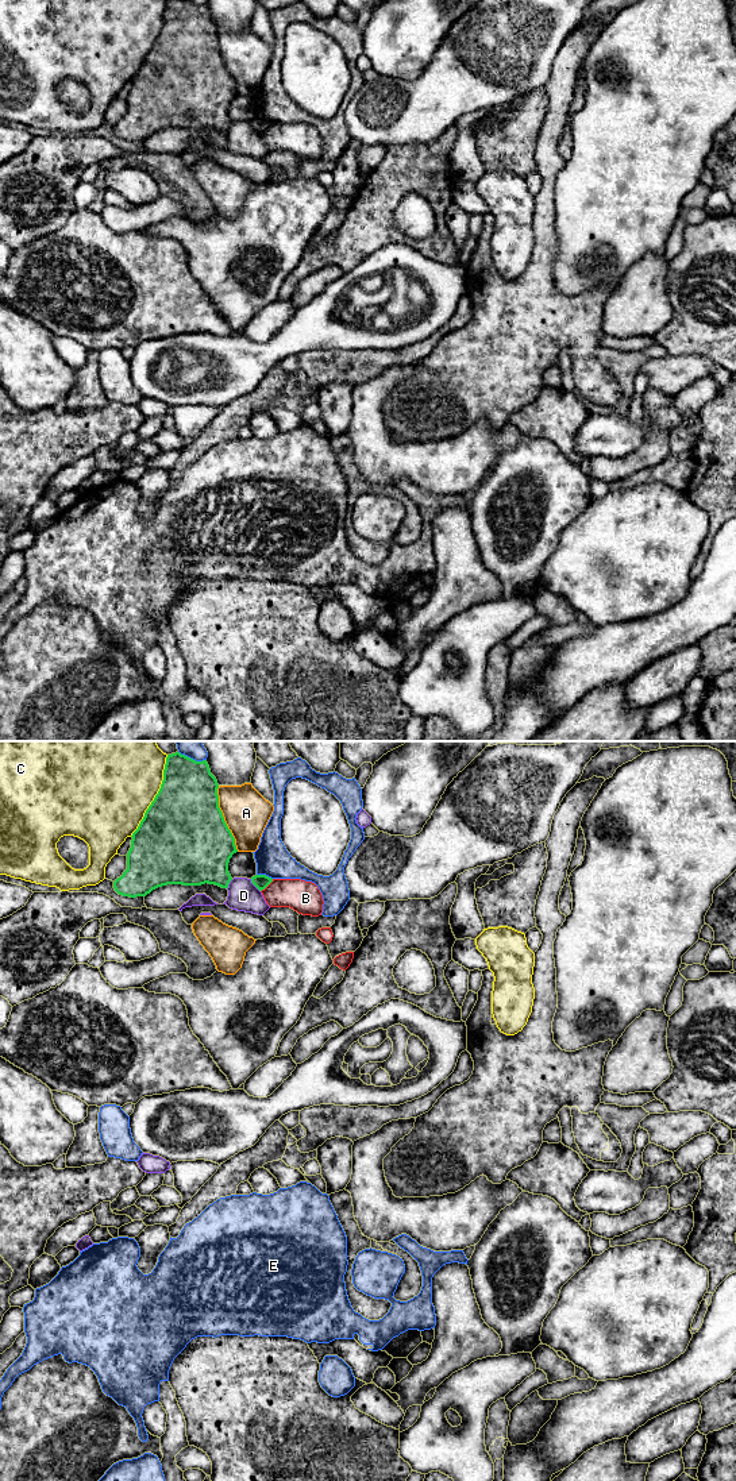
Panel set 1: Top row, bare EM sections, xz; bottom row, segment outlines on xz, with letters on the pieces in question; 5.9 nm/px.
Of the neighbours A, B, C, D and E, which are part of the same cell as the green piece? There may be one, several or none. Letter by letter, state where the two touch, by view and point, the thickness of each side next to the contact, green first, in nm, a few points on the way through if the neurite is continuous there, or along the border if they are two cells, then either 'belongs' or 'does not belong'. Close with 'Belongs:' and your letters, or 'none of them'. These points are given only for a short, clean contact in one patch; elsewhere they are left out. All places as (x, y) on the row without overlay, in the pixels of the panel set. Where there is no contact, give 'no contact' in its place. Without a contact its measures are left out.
A: contact xz (223, 62); calibres 500 and 280 nm; does not belong
B: contact xz (266, 130); calibres 90 and 190 nm; does not belong
C: contact xz (155, 41); calibres 480 and 440 nm; does not belong
D: contact xz (254, 128); calibres 90 and 180 nm; does not belong
E: contact xz (265, 119); calibres 90 and 200 nm; does not belong
Belongs: none of them

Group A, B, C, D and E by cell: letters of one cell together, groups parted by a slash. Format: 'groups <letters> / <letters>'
groups A / B / C / D / E

